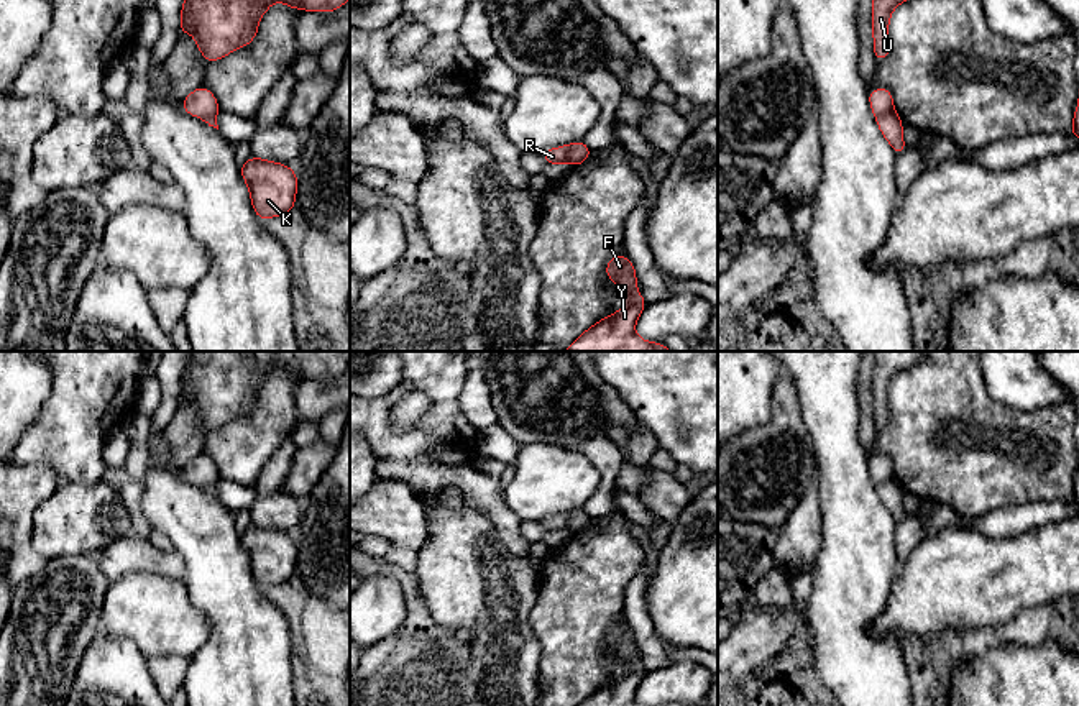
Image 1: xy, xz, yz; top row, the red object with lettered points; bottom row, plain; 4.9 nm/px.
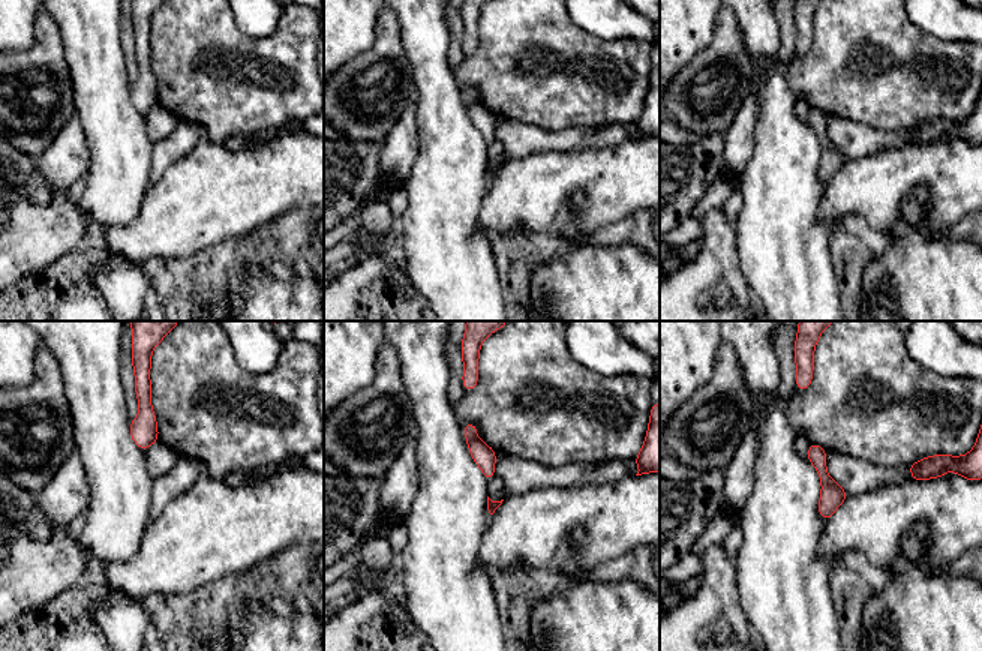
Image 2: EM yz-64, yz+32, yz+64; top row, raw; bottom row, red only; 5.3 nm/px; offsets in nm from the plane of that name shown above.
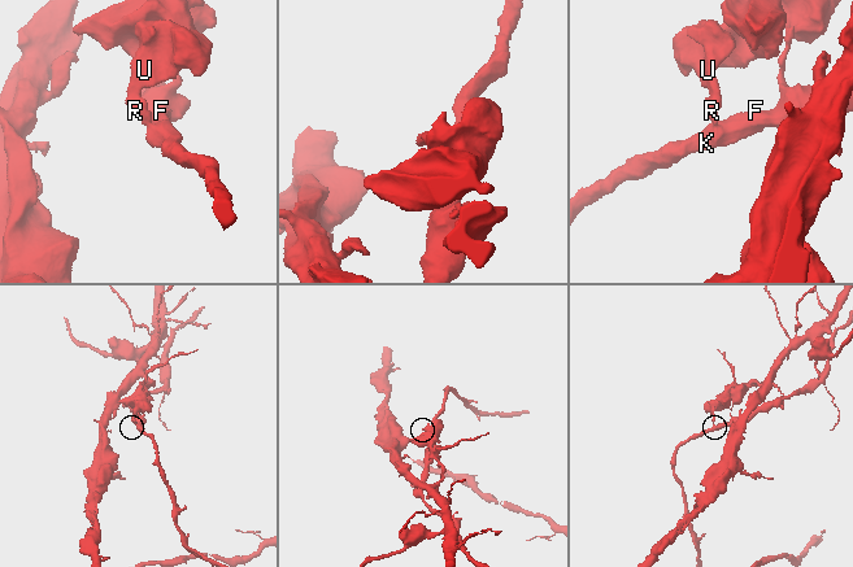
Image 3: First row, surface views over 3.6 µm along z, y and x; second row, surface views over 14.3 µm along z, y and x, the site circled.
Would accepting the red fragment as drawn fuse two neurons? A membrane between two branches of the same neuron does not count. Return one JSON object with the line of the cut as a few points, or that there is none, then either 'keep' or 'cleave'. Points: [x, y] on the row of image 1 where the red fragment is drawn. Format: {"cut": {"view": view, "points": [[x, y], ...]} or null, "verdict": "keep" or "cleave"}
{"cut": {"view": "yz", "points": [[894, 112], [876, 119]]}, "verdict": "cleave"}

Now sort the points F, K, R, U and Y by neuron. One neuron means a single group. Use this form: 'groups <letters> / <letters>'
groups F K Y / R U

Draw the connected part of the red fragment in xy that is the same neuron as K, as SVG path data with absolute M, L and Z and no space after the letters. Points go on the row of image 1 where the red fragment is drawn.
M251 156L240 171L261 220L294 210L297 177L292 167Z

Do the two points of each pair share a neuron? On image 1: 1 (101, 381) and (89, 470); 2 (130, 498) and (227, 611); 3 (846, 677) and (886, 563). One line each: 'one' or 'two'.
1: one
2: two
3: one

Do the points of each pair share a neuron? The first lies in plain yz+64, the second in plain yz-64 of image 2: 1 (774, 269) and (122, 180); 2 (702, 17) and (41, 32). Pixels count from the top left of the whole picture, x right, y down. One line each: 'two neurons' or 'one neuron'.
1: one neuron
2: two neurons

